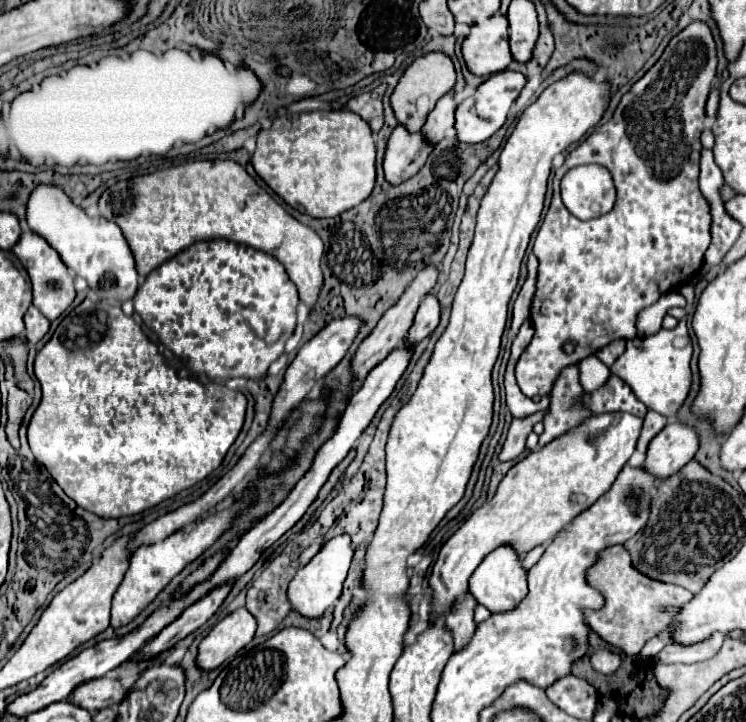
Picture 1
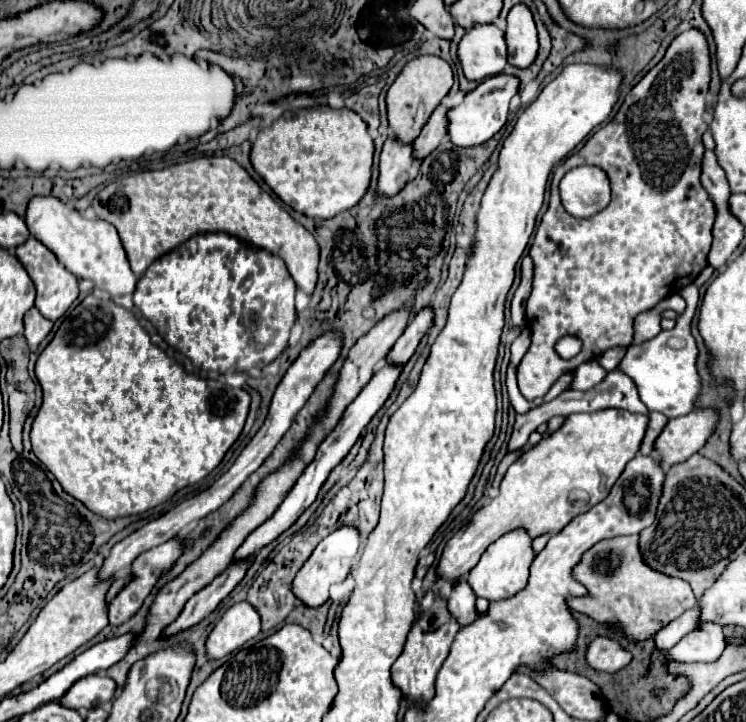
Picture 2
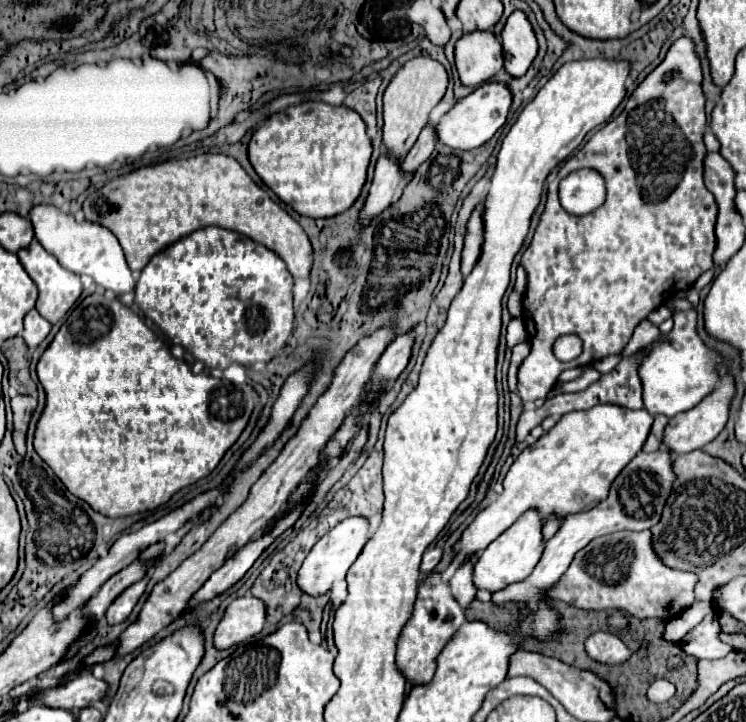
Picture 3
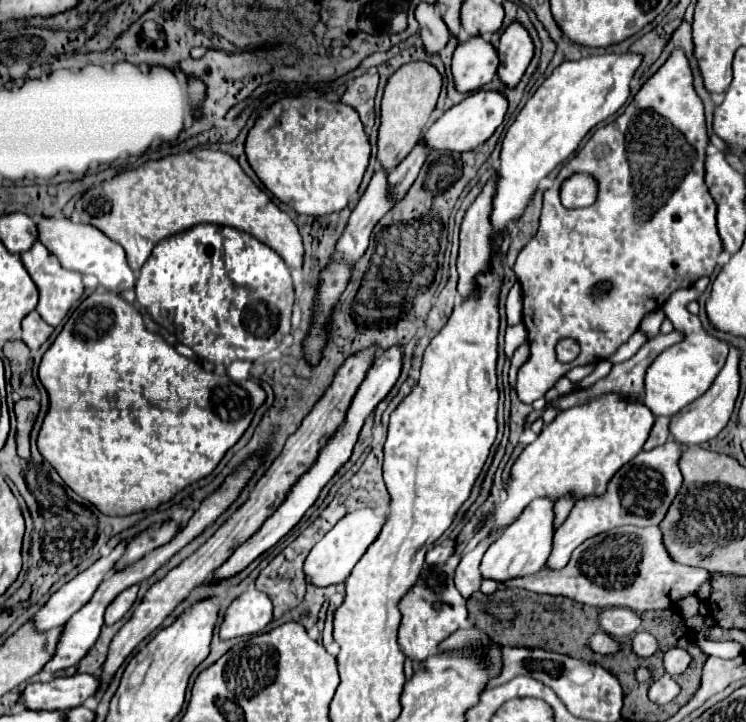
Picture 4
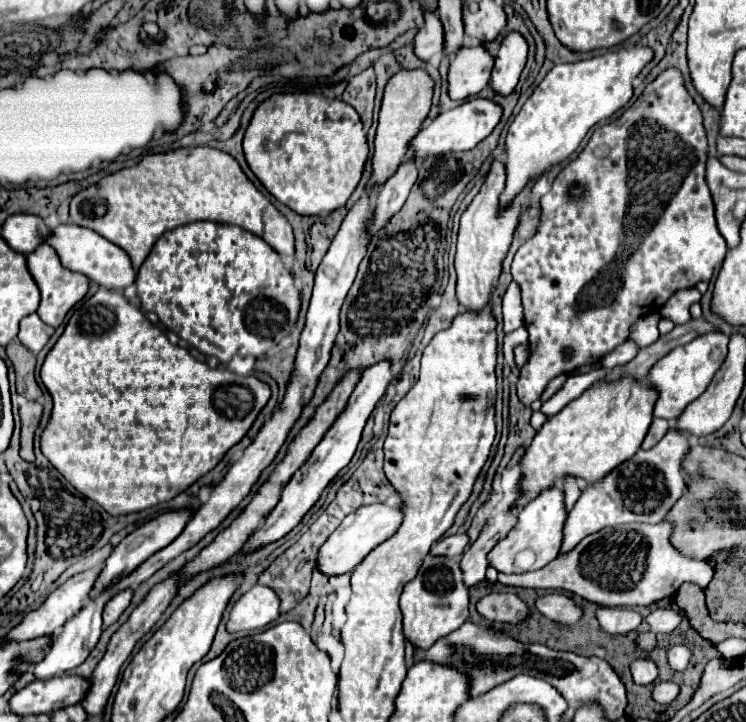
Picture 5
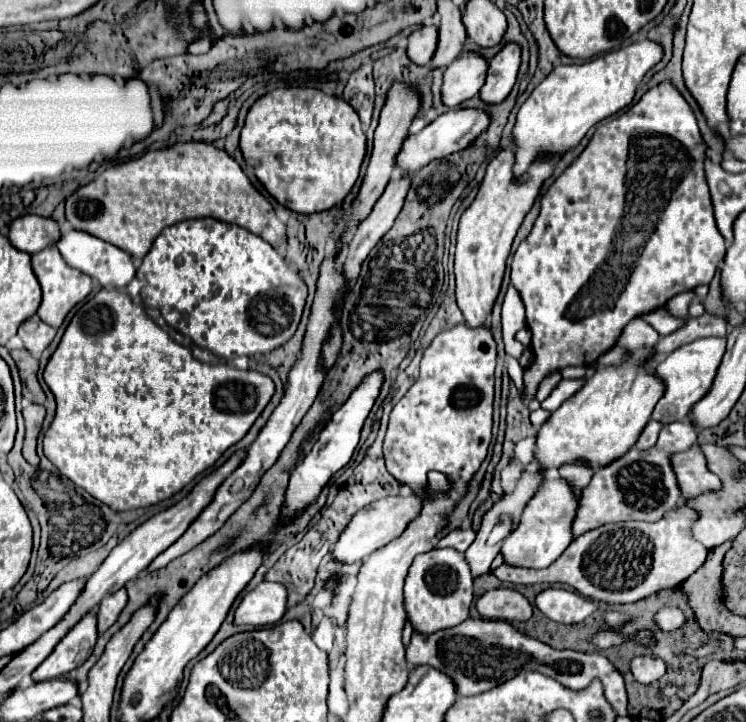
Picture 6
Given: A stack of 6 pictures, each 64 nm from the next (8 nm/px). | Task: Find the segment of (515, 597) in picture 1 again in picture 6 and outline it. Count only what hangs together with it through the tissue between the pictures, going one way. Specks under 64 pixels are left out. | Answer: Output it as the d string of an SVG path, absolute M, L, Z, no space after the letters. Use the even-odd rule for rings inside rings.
M564 478L544 480L532 500L526 504L522 518L514 532L504 540L502 554L504 562L524 564L528 568L544 568L550 566L572 542L572 522L580 508L580 496L574 492L572 484Z

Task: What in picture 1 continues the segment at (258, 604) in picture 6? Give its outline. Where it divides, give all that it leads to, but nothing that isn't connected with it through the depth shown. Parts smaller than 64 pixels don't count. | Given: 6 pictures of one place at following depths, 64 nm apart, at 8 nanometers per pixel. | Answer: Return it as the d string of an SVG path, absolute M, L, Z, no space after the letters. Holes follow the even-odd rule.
M246 606L226 614L198 646L198 664L204 672L238 654L256 634L256 618Z

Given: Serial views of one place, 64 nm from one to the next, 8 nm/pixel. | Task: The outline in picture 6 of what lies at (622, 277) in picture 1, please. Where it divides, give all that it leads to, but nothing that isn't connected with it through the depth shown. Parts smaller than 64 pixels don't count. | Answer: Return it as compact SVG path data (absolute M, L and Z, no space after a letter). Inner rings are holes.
M664 82L656 88L650 88L628 112L624 112L620 118L614 118L594 132L588 146L582 150L582 154L560 174L560 178L546 190L542 196L542 210L540 216L534 222L532 232L522 240L518 250L512 258L512 284L520 292L520 298L526 306L528 322L526 326L532 332L532 352L536 356L536 362L524 370L524 384L526 384L526 396L534 398L534 392L540 384L540 380L552 372L562 370L566 366L592 366L600 354L612 348L616 338L620 336L622 328L636 316L642 316L646 312L652 312L660 308L664 302L668 302L672 296L692 290L698 284L710 284L710 280L716 274L718 262L726 254L724 238L716 228L714 214L712 214L712 202L710 192L704 176L704 142L700 138L700 130L696 124L696 118L688 106L688 102L680 96L680 92Z

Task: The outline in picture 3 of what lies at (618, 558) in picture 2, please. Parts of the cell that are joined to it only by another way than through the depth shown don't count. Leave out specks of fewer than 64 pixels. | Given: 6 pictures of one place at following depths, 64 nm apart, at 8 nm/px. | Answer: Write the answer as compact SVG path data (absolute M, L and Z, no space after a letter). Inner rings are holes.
M620 530L594 538L588 546L576 552L566 574L548 588L548 596L568 602L584 610L624 610L636 618L664 618L670 620L674 602L674 616L694 604L694 586L698 576L684 570L668 568L654 552L652 532Z

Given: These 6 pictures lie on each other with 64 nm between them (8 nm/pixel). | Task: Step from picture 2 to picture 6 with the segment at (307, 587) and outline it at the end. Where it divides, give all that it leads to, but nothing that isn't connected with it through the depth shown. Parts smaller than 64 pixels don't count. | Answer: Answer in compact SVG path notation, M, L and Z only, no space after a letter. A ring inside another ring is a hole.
M416 494L410 496L388 496L382 500L376 500L368 506L364 506L360 512L356 512L356 518L352 518L352 522L348 524L348 528L344 528L344 532L340 534L340 540L336 542L336 546L332 548L334 556L342 562L360 562L366 556L370 556L374 550L386 546L388 542L392 542L394 538L398 538L406 524L410 524L414 518L418 518L420 510L422 510L422 498Z

